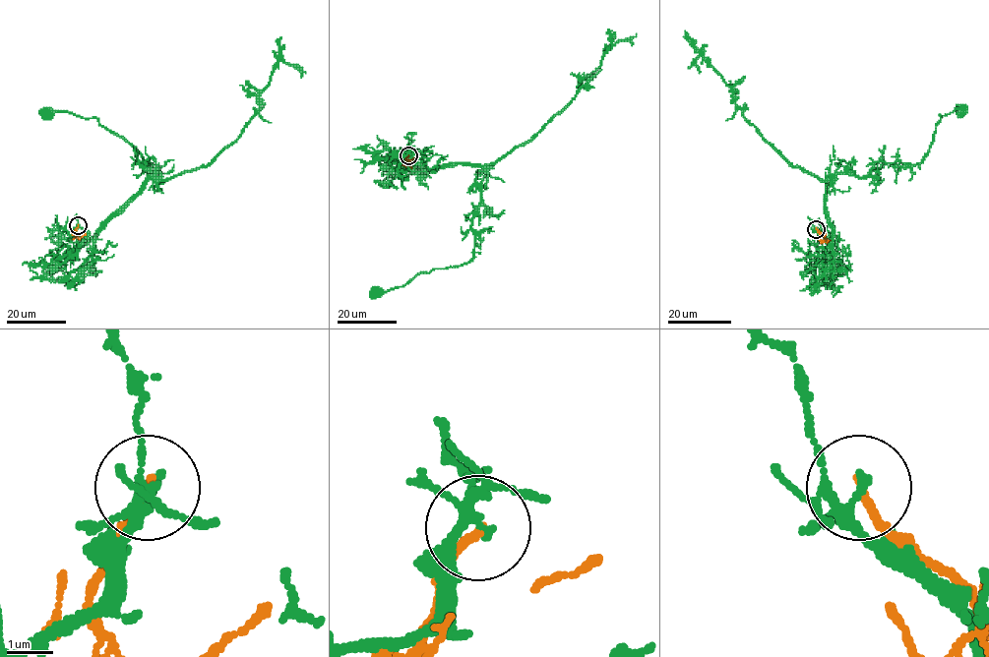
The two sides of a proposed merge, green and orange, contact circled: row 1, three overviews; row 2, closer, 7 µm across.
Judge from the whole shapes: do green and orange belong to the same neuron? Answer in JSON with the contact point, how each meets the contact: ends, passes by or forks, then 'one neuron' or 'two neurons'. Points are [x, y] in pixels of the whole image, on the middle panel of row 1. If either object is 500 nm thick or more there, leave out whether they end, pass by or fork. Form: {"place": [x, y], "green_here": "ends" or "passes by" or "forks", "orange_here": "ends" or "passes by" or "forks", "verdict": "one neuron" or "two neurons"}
{"place": [408, 155], "green_here": "forks", "orange_here": "ends", "verdict": "two neurons"}

